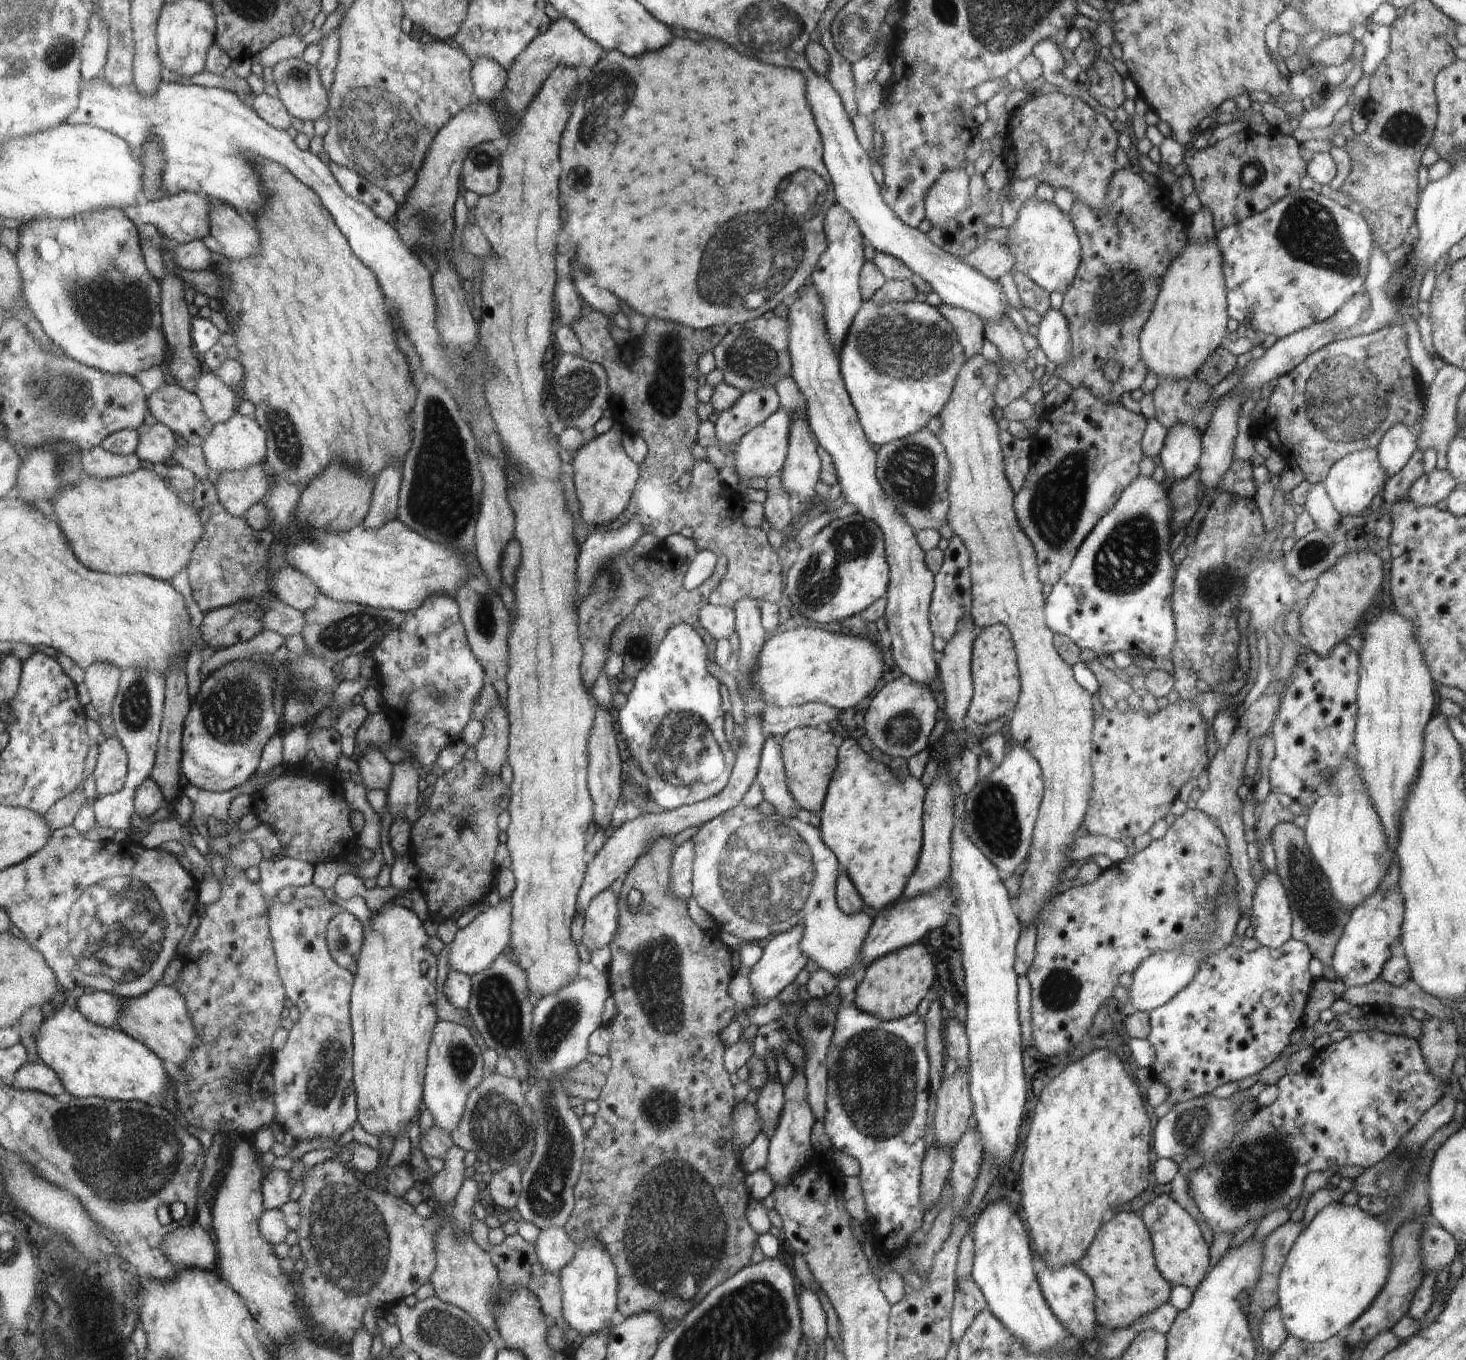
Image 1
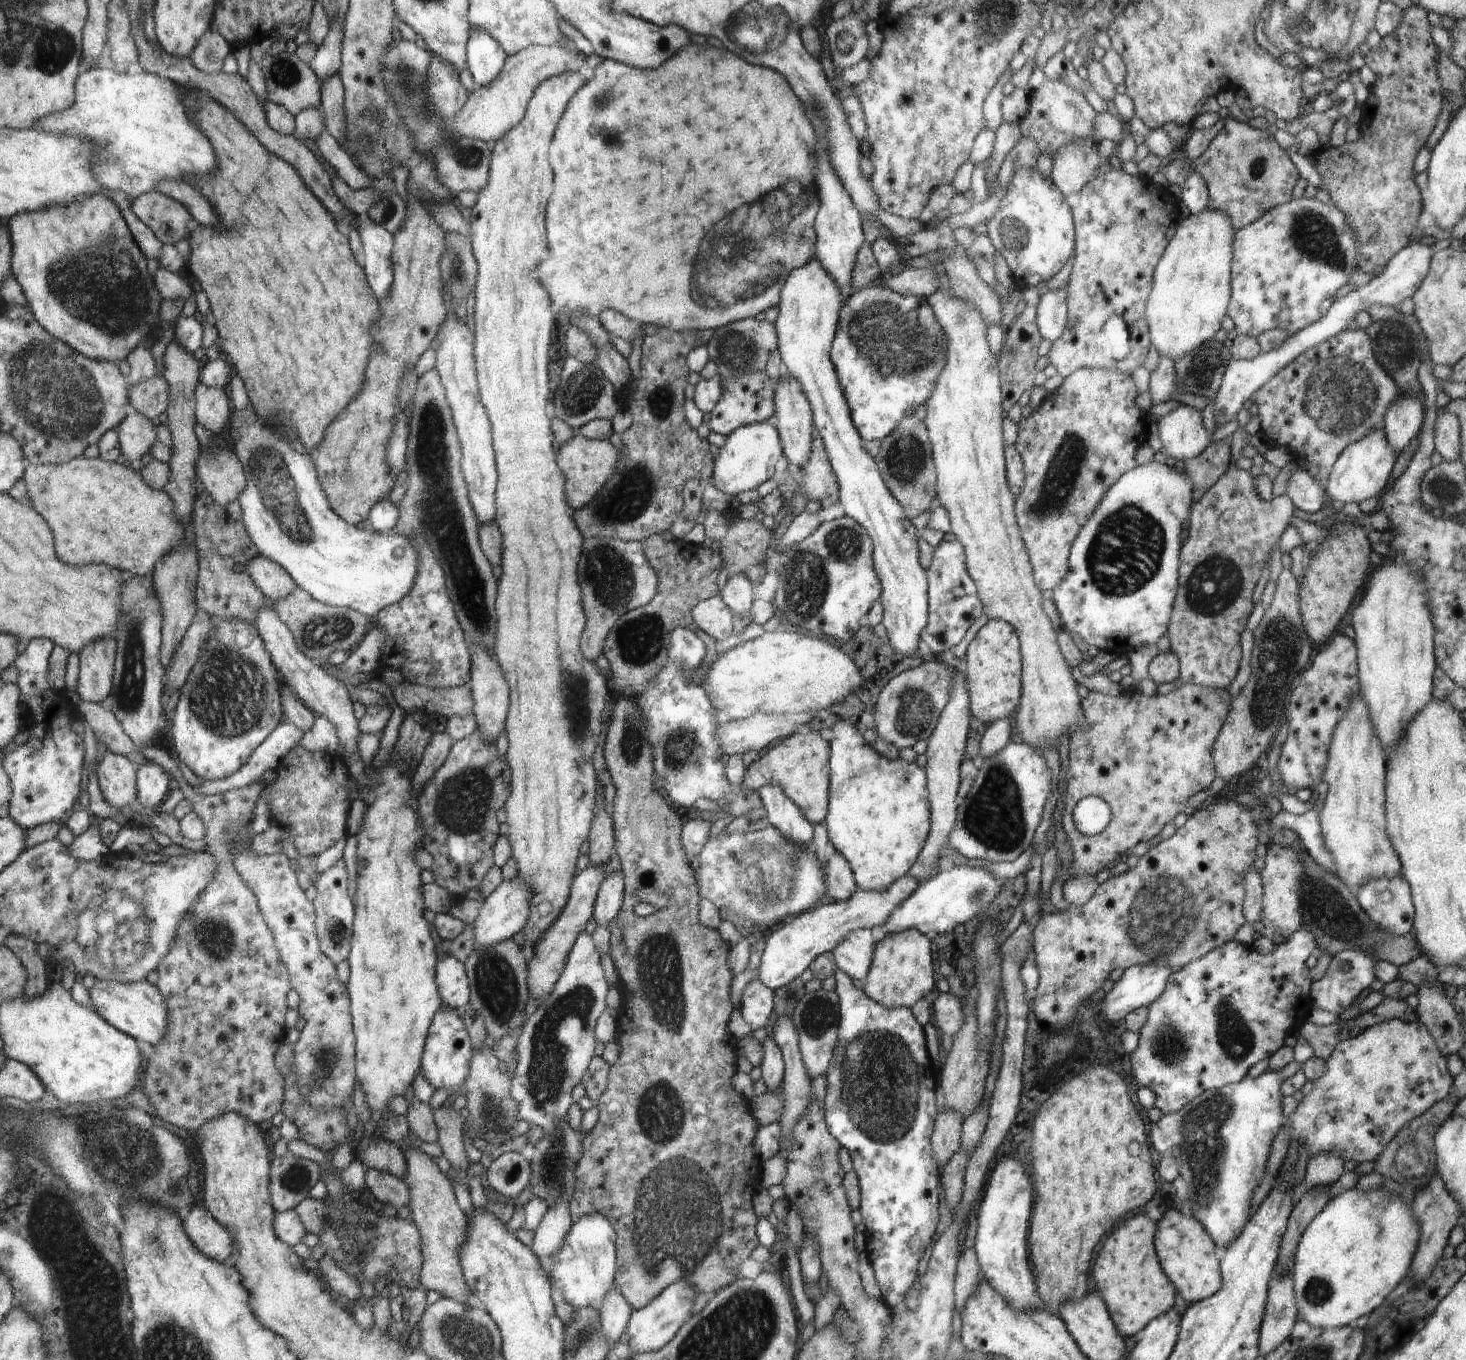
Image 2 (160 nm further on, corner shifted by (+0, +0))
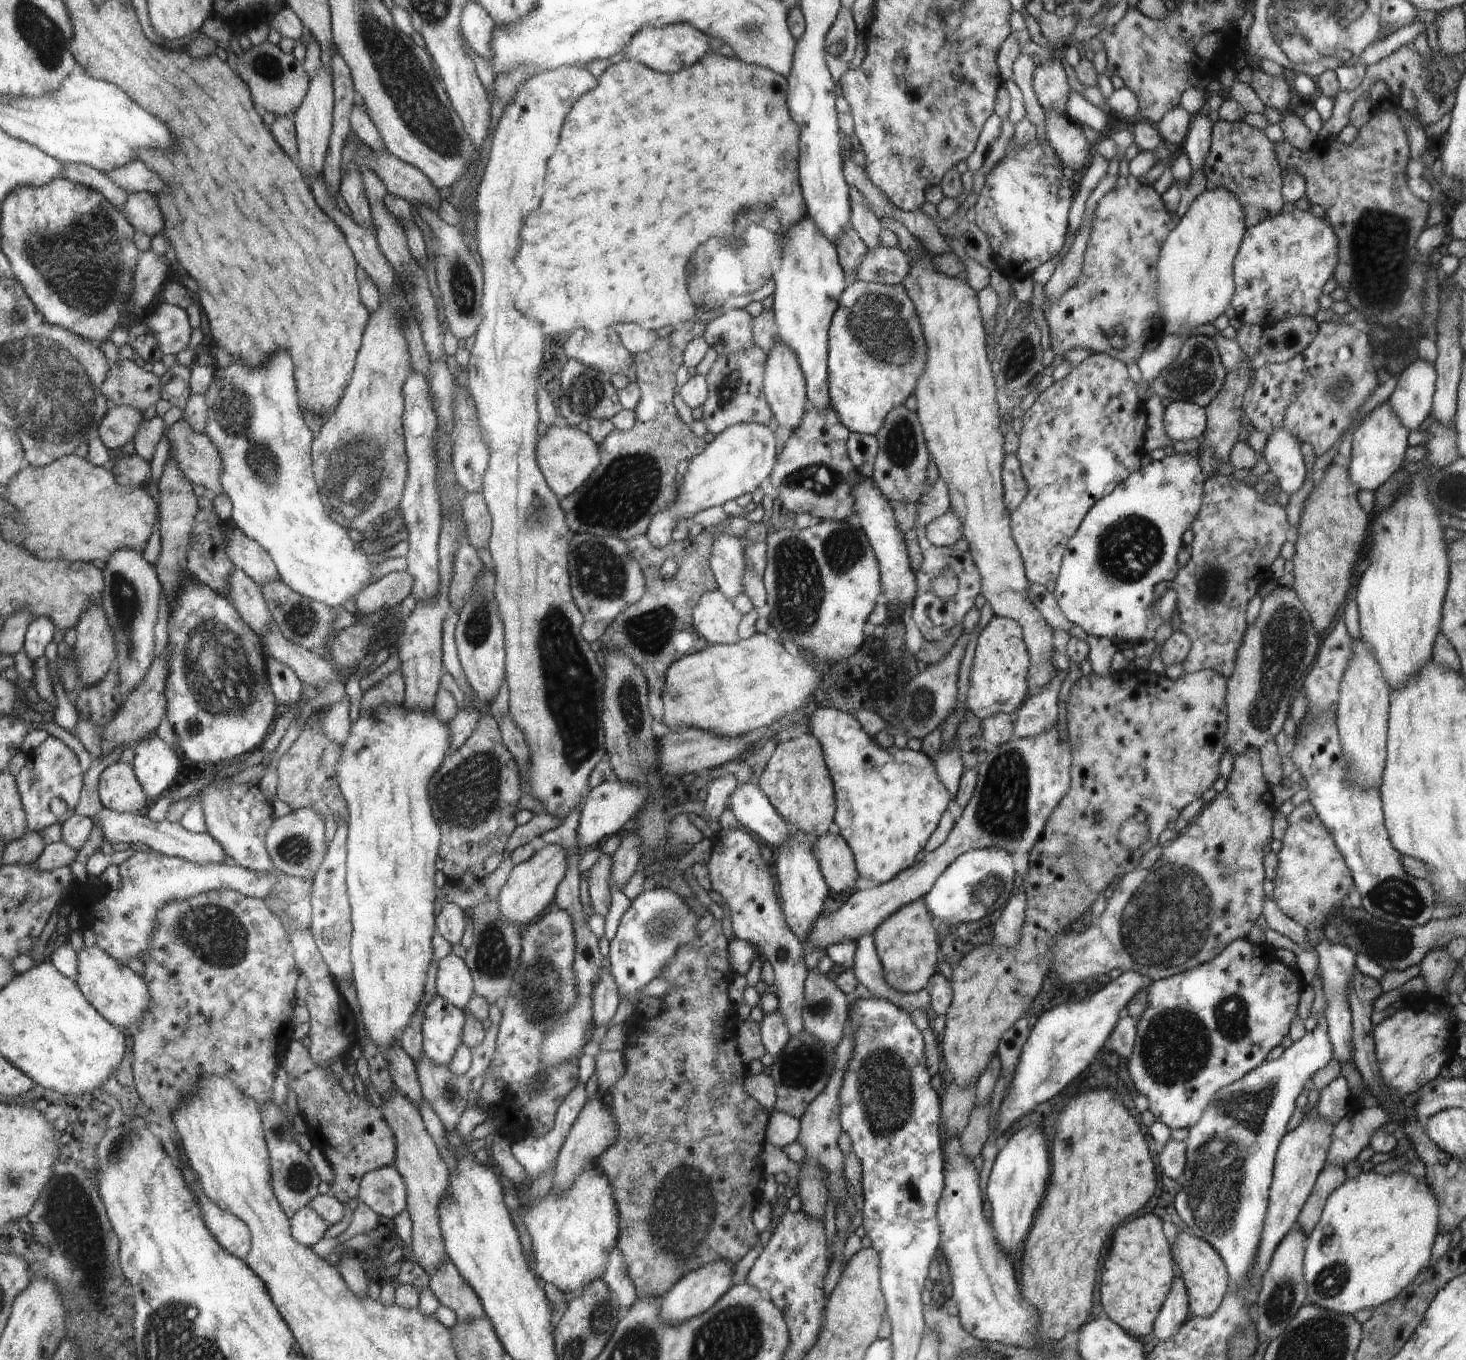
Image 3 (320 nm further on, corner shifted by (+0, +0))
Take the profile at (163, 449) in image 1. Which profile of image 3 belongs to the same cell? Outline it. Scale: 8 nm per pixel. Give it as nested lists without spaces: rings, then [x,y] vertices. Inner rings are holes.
[[[122,405],[113,406],[109,410],[109,414],[101,422],[100,431],[102,440],[110,449],[131,450],[134,446],[135,436],[146,419],[144,412],[134,408],[133,406]]]

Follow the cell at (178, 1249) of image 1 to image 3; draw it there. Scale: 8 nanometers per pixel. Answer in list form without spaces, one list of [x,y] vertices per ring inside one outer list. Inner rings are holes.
[[[202,1196],[202,1202],[204,1202],[206,1220],[210,1224],[210,1230],[214,1232],[214,1238],[222,1244],[222,1248],[226,1248],[228,1252],[244,1260],[246,1254],[249,1254],[248,1250],[252,1248],[252,1235],[248,1224],[234,1216],[234,1213],[226,1209],[222,1210],[206,1196]]]

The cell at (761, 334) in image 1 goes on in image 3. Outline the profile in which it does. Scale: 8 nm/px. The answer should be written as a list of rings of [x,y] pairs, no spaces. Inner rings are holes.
[[[730,309],[705,323],[704,340],[720,357],[739,353],[753,344],[750,321],[745,309]]]

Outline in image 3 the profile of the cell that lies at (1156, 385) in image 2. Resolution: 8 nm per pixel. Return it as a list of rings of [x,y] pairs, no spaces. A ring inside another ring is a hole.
[[[1164,334],[1154,348],[1146,348],[1141,358],[1136,361],[1141,372],[1141,380],[1151,386],[1160,371],[1178,356],[1183,341],[1184,339],[1178,335]]]

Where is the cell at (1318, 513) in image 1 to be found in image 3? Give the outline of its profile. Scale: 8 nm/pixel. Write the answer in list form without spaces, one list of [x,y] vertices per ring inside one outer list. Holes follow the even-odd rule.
[[[1281,428],[1267,438],[1263,450],[1263,456],[1267,460],[1268,468],[1270,468],[1269,477],[1274,481],[1276,489],[1286,492],[1289,496],[1304,484],[1307,477],[1302,451],[1300,451],[1301,444],[1301,440],[1296,435],[1285,428]]]

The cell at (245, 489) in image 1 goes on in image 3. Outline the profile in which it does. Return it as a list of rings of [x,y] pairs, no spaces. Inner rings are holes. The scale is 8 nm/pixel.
[[[182,418],[167,430],[167,437],[171,445],[170,454],[175,455],[175,459],[184,474],[188,474],[189,479],[194,484],[205,486],[216,495],[222,493],[222,460],[211,436],[207,432],[199,433],[194,430],[194,427],[185,418]]]

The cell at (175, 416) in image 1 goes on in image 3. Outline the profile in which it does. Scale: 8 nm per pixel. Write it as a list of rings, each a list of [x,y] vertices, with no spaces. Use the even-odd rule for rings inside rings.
[[[125,358],[112,364],[104,392],[112,406],[128,405],[145,411],[163,398],[164,381],[152,373],[151,368],[138,365],[132,358]]]

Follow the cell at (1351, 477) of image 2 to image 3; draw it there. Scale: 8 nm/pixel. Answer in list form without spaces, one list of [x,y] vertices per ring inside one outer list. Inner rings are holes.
[[[1387,400],[1376,406],[1351,435],[1352,460],[1347,467],[1354,488],[1373,491],[1394,473],[1399,473],[1401,466],[1406,461],[1404,454],[1408,448],[1409,433],[1391,407],[1390,401]]]

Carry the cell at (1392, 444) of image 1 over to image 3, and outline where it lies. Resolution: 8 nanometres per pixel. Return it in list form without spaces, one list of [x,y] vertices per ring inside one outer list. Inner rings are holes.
[[[1419,358],[1400,373],[1388,401],[1409,432],[1422,429],[1428,420],[1436,381],[1435,364]]]

